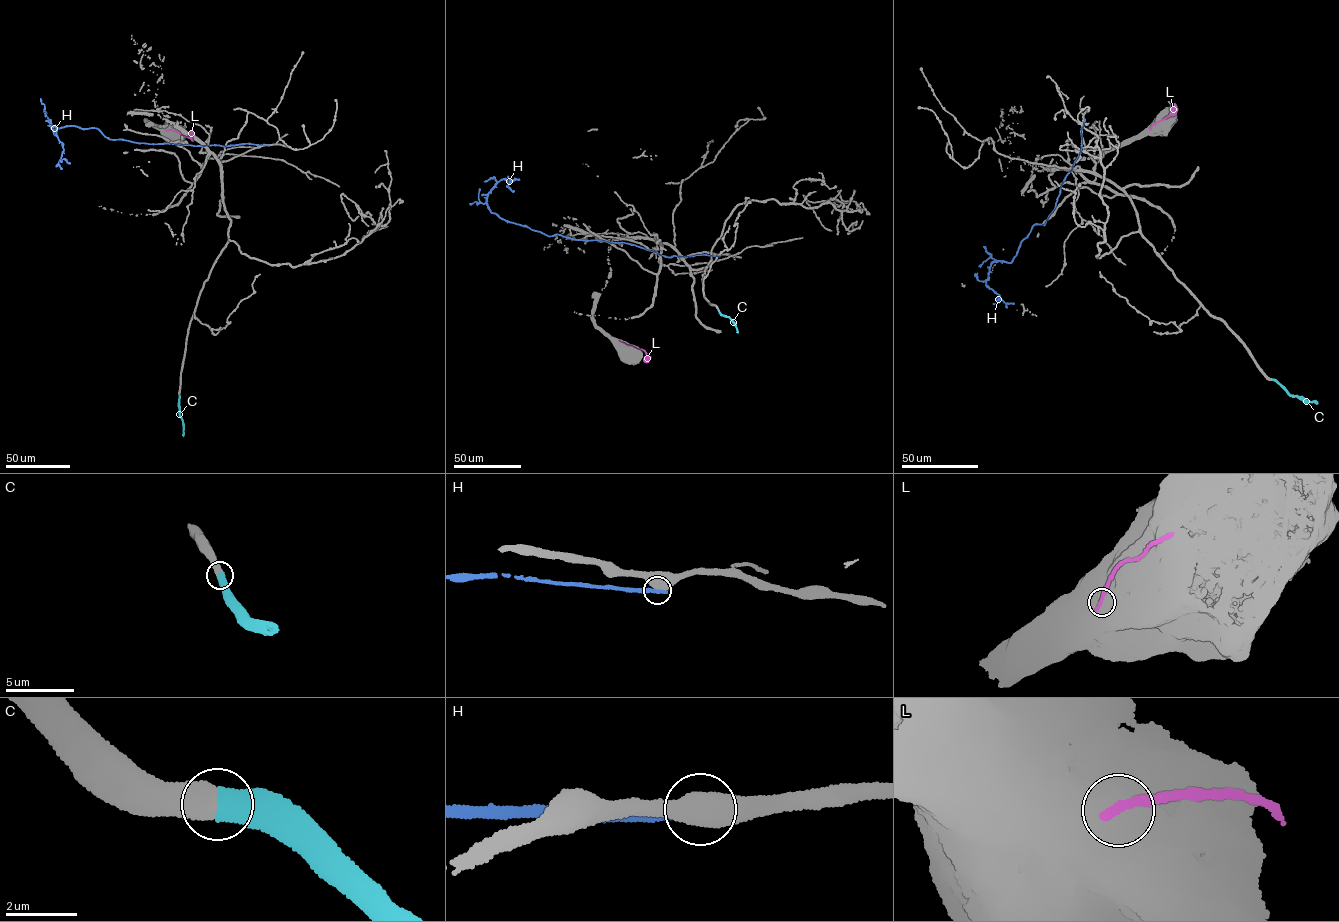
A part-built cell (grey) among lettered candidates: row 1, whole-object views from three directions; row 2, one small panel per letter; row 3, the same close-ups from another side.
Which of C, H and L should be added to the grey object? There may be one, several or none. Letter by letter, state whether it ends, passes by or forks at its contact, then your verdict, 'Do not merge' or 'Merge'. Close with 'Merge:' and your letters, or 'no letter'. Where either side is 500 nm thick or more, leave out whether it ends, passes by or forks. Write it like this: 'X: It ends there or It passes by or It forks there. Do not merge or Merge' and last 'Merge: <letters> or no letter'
C: Merge
H: Do not merge
L: Do not merge
Merge: C

